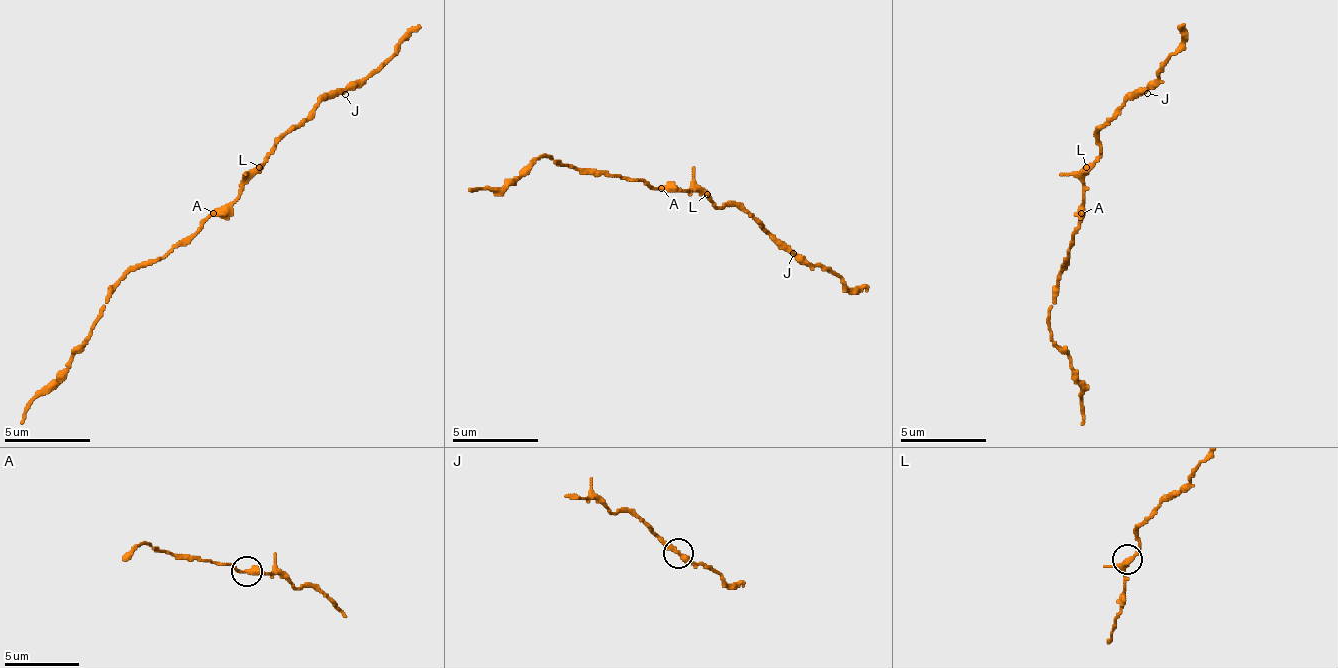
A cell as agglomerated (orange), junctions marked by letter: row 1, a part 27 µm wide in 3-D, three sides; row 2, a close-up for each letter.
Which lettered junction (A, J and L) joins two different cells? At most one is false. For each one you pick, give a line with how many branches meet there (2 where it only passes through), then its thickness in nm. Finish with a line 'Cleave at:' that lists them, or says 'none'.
Cleave at: none

